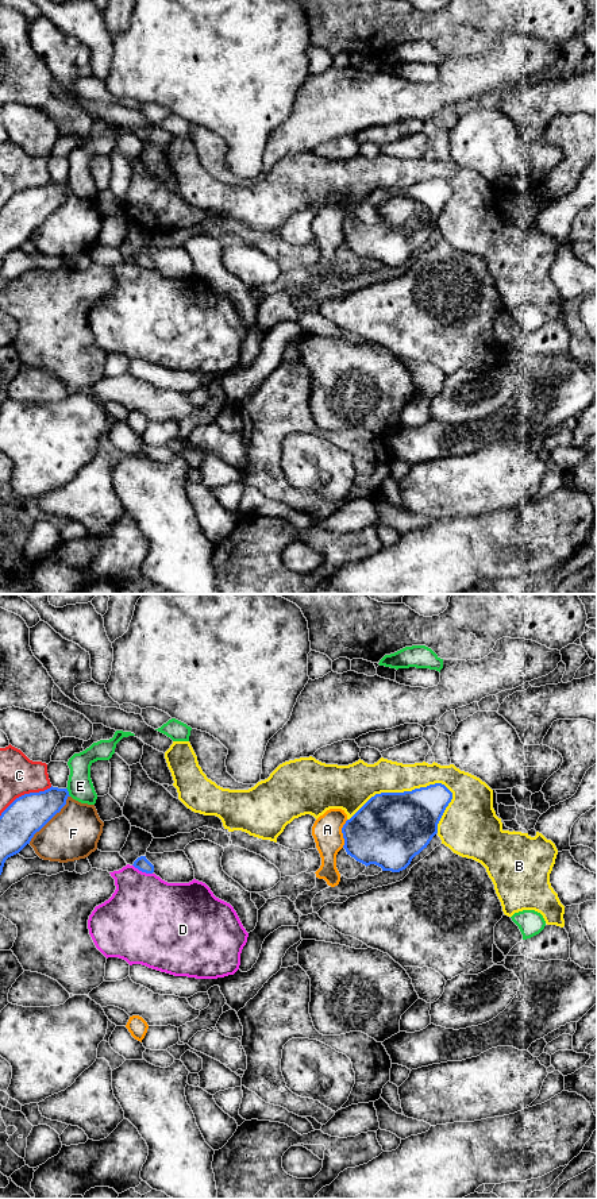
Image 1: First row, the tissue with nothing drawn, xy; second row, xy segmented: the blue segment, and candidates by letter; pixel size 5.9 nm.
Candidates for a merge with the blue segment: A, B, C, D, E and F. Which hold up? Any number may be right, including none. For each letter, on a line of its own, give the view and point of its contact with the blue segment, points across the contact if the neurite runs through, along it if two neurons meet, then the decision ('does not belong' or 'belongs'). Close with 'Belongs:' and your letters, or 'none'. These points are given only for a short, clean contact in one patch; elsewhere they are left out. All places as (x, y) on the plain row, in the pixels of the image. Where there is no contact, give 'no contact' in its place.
A: contact xy (342, 227); does not belong
B: contact xy (400, 188); does not belong
C: contact xy (24, 189); does not belong
D: contact xy (142, 266); does not belong
E: contact xy (68, 187); does not belong
F: contact xy (50, 214); does not belong
Belongs: none

